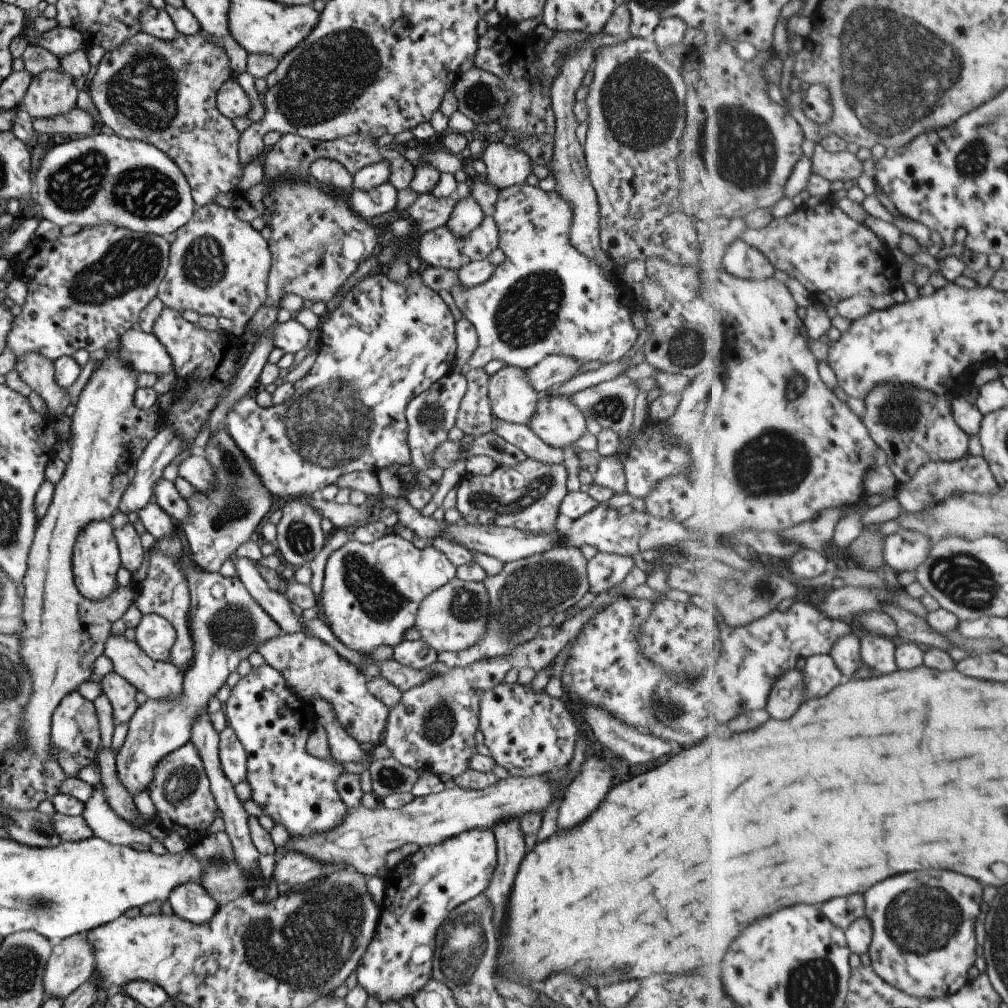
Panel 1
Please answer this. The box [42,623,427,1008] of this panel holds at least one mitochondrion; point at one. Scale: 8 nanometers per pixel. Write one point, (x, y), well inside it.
(311, 946)

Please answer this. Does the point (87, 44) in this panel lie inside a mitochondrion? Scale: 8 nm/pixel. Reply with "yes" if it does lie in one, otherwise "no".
no

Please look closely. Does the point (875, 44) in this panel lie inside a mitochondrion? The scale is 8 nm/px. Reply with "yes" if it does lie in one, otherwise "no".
yes

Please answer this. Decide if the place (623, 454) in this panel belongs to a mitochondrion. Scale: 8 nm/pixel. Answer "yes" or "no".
no

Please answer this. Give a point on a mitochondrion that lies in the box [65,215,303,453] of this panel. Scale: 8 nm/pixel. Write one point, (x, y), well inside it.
(203, 263)

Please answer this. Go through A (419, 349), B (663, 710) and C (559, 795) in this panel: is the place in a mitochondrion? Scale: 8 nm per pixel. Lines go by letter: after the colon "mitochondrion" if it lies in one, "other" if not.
A: other
B: mitochondrion
C: other

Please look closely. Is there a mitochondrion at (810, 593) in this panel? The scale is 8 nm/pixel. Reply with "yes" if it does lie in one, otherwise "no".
no

